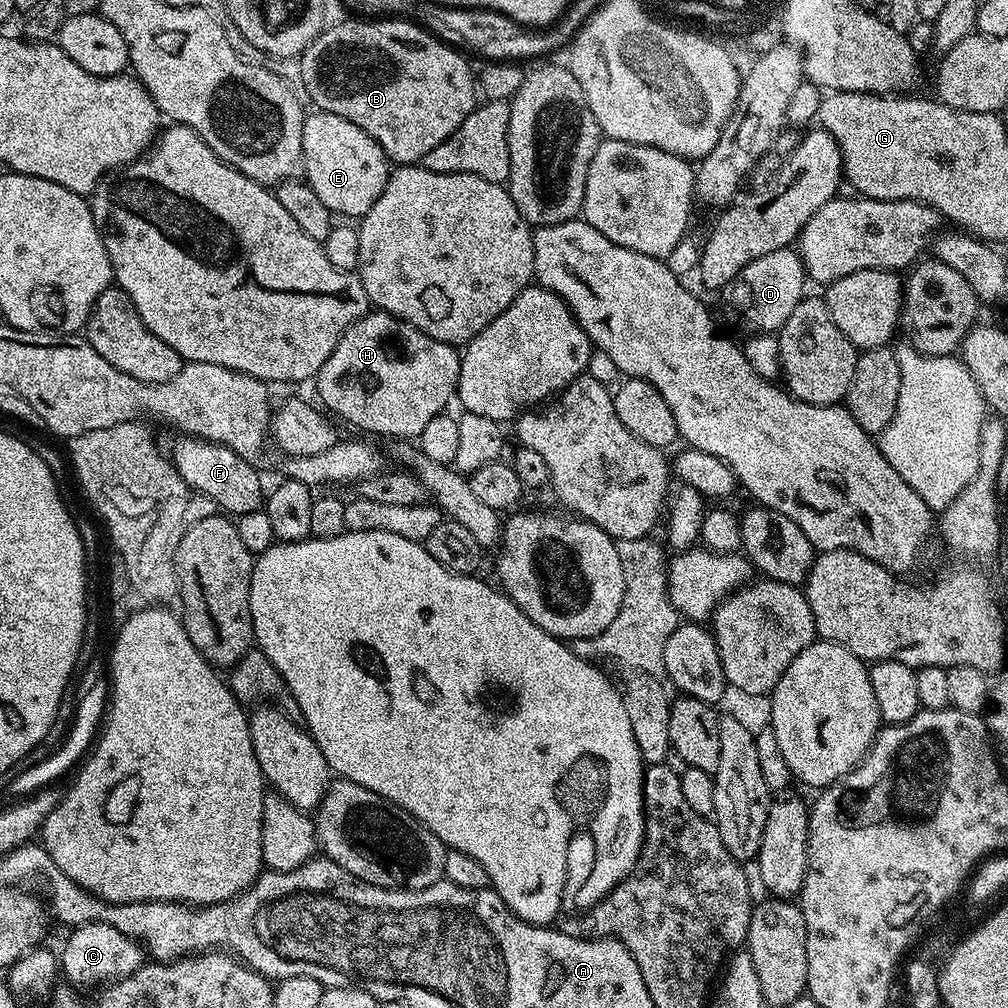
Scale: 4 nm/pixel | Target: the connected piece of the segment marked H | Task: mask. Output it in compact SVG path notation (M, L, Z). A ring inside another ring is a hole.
M372 310L342 333L330 358L326 358L316 373L314 385L320 391L319 403L333 417L341 416L346 423L364 432L373 432L376 436L416 438L426 427L426 422L430 422L430 418L441 415L447 409L444 407L453 403L460 373L460 358L461 353L453 345L430 338L413 324L407 324L389 312Z

